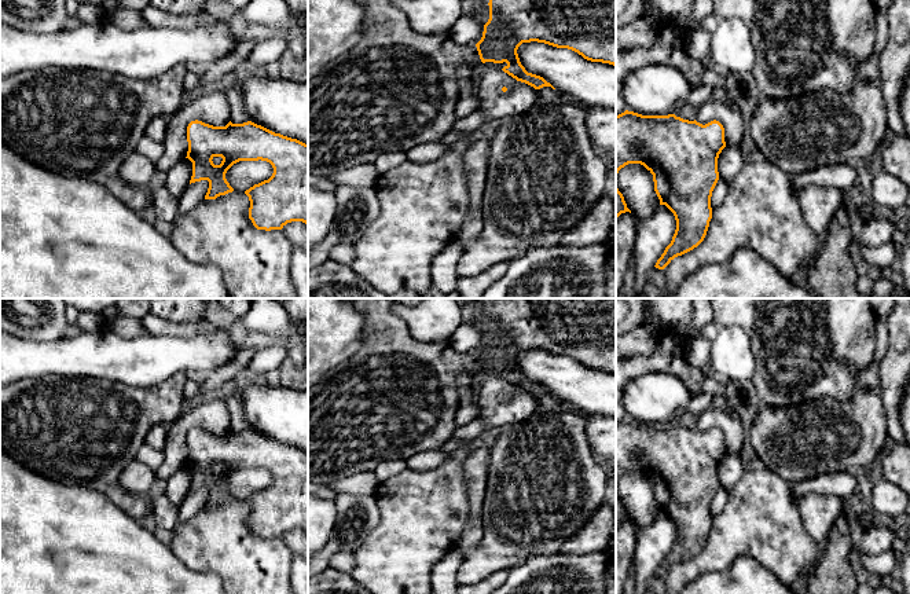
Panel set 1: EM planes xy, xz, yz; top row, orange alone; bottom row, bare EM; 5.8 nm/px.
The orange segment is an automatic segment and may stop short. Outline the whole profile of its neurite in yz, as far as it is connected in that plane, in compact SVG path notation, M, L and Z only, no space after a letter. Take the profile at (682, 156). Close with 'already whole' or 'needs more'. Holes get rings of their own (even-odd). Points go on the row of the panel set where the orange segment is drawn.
M625 110L616 116L616 175L628 164L643 165L653 175L654 191L660 205L665 205L676 220L672 241L657 260L656 268L664 270L675 257L693 250L704 241L712 219L711 197L719 180L718 158L724 147L724 128L716 120L702 125L696 120L683 120L675 114L642 116Z | already whole

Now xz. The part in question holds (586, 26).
M489 0L489 19L476 44L482 63L507 65L504 73L535 89L551 87L543 77L528 73L517 50L522 43L544 43L568 48L591 62L616 66L616 0Z | already whole

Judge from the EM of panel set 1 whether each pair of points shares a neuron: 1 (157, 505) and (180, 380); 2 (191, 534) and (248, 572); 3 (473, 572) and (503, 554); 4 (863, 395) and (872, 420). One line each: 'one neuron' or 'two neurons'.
1: two neurons
2: one neuron
3: one neuron
4: one neuron

